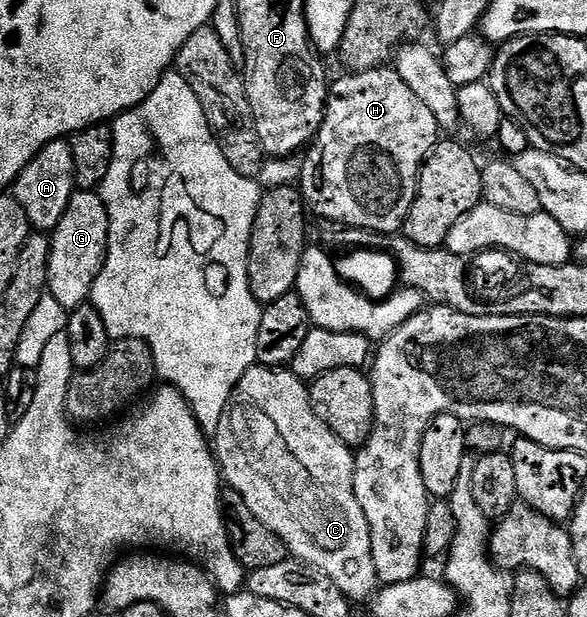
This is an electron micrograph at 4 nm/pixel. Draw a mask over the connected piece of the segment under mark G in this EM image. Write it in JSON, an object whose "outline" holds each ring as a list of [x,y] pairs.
{"outline":[[[91,189],[76,190],[50,242],[47,293],[65,310],[75,310],[90,298],[92,283],[107,255],[108,213],[98,193]]]}

